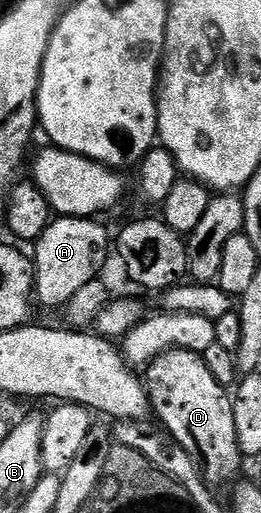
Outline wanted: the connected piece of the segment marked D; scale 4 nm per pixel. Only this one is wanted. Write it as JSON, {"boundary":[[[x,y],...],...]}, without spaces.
{"boundary":[[[167,350],[163,354],[158,354],[152,362],[148,362],[145,367],[145,385],[147,387],[147,401],[153,414],[159,417],[158,425],[189,452],[201,467],[201,477],[208,486],[218,488],[218,486],[232,485],[231,478],[240,477],[239,469],[245,463],[245,456],[237,444],[237,427],[233,420],[233,398],[228,387],[221,383],[209,372],[205,364],[202,353],[194,350]]]}

